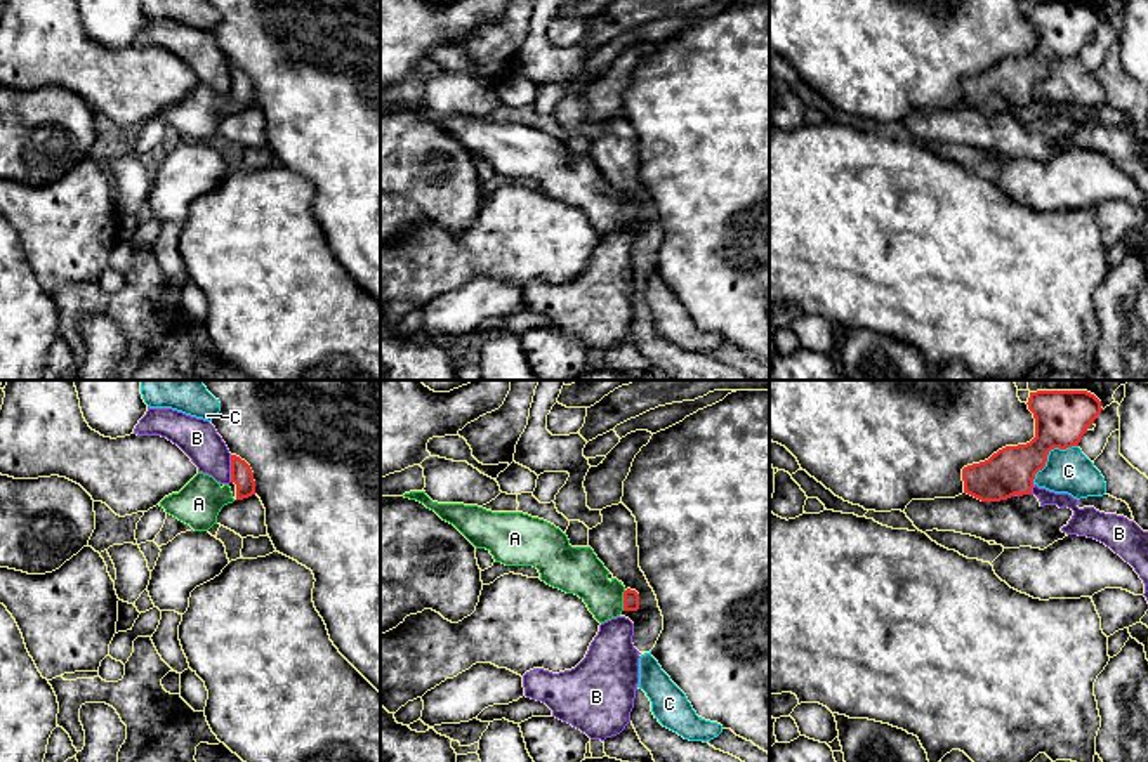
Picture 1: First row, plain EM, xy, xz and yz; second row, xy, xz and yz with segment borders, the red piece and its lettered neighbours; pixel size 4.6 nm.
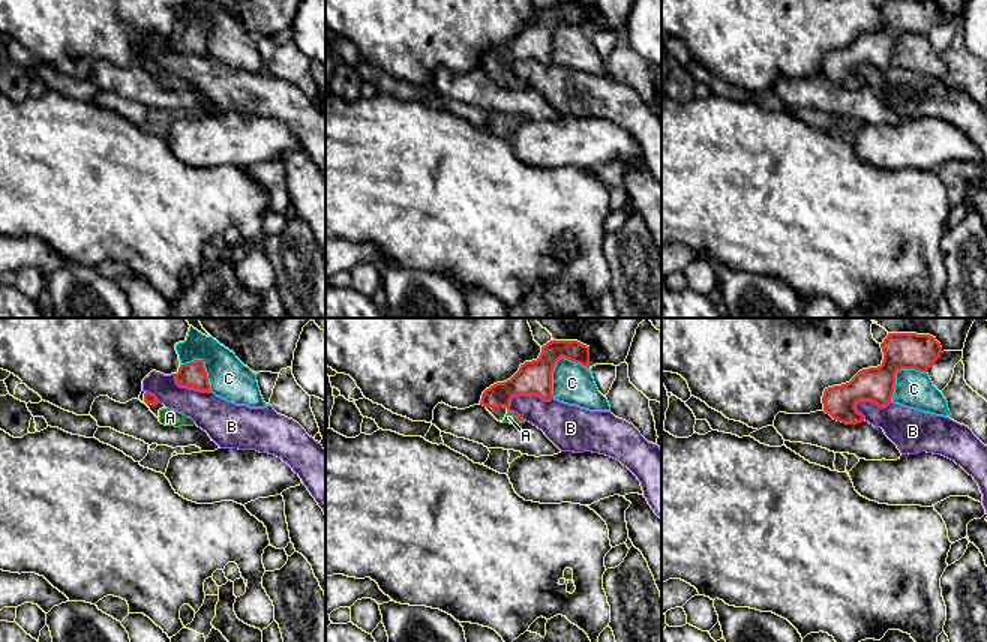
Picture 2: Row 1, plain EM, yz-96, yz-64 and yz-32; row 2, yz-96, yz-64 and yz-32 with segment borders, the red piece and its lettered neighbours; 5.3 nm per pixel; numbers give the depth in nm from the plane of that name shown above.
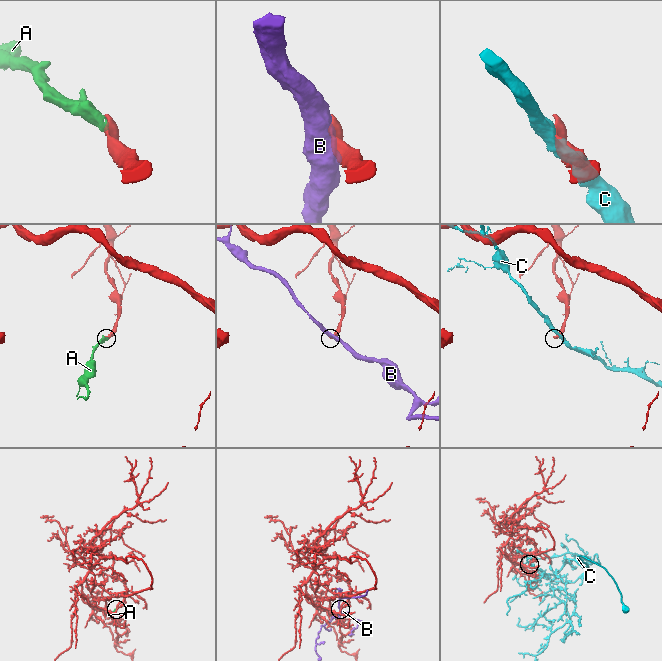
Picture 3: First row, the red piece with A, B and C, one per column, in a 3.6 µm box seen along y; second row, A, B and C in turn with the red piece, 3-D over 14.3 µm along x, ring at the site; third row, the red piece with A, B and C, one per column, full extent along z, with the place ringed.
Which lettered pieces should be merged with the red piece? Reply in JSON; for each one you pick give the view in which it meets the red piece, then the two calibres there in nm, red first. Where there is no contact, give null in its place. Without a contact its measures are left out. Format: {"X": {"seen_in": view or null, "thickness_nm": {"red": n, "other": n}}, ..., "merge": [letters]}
{"A": {"seen_in": "xz", "thickness_nm": {"red": 80, "other": 220}}, "merge": ["A"]}

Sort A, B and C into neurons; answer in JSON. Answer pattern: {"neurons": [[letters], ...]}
{"neurons": [["A"], ["B"], ["C"]]}

